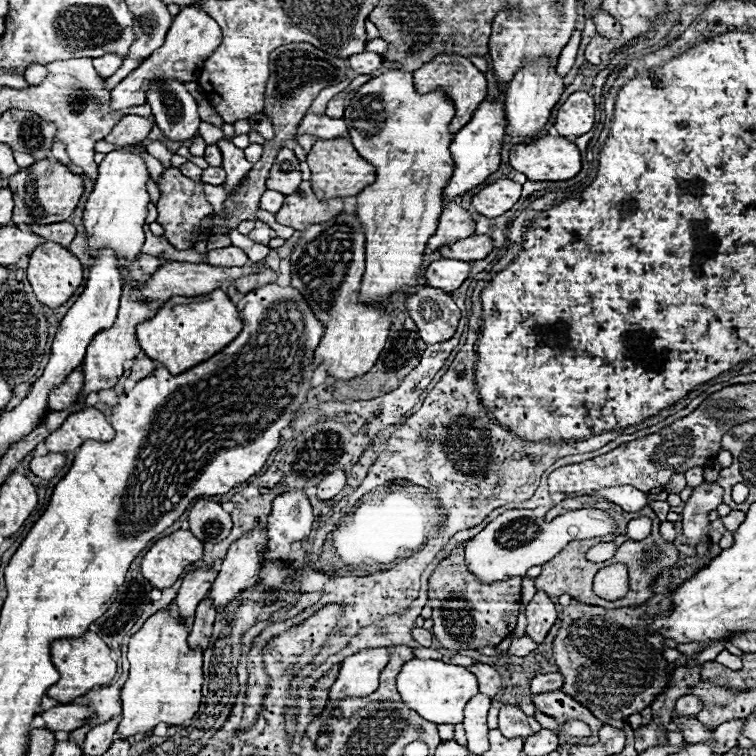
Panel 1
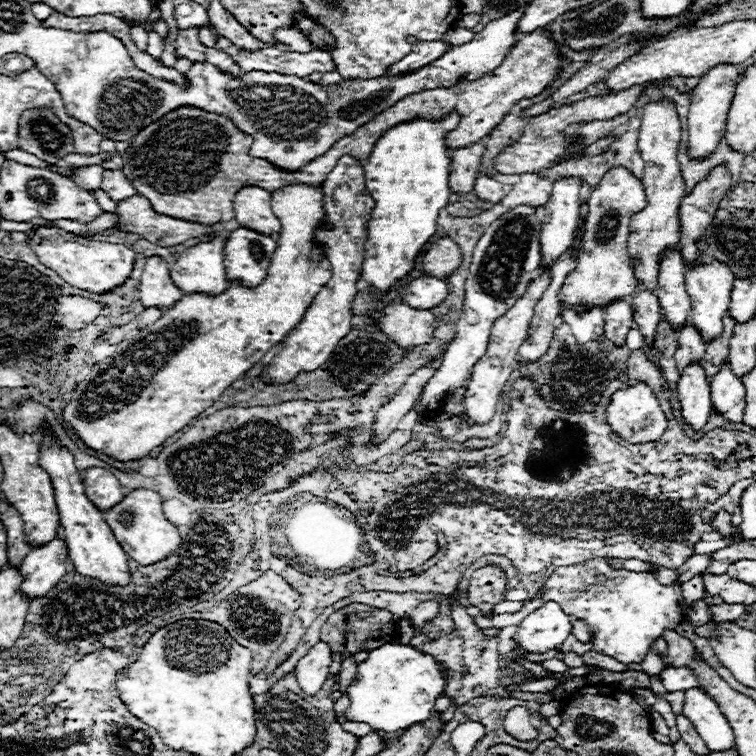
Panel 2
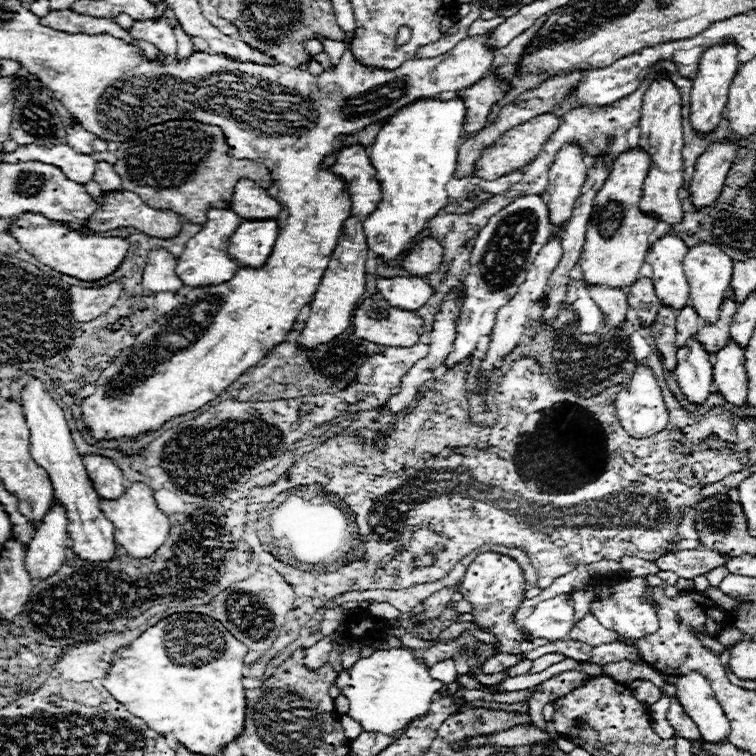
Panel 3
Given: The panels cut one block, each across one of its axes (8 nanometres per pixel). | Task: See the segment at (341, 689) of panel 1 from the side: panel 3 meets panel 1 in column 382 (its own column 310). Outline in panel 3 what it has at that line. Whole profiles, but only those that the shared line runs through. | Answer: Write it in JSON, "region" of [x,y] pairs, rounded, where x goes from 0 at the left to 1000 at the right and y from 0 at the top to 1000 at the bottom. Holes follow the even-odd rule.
{"region":[[[426,844],[421,852],[410,854],[405,860],[405,881],[407,884],[423,884],[426,878],[431,878],[434,870],[437,870],[439,857],[442,857],[439,844]]]}

